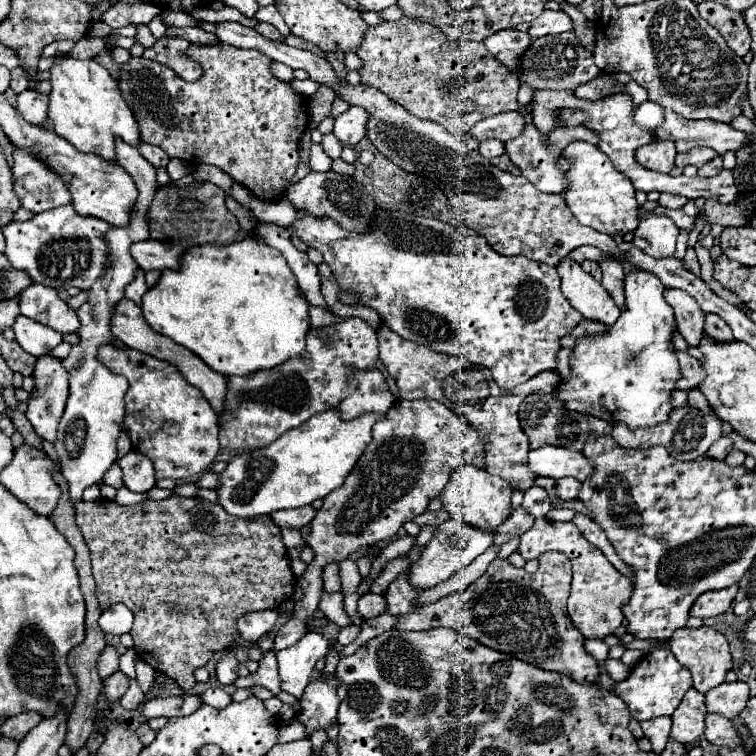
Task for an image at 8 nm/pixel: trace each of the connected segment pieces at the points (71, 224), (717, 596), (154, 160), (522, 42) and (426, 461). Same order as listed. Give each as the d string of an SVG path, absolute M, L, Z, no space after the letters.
M66 204L48 212L40 212L26 222L6 224L2 228L6 238L4 254L14 268L26 270L34 282L56 290L68 286L88 290L108 266L110 252L104 236L110 228L112 224L94 216L80 216L72 204Z
M732 584L732 588L722 588L716 592L704 592L704 596L700 596L700 600L696 600L696 604L692 606L690 614L702 620L724 614L736 596L736 588L738 584Z
M140 142L138 144L138 150L140 150L140 154L152 164L152 166L156 166L156 168L166 168L166 164L168 164L168 156L158 148L158 146L154 146L154 144L146 144L146 142Z
M516 28L498 30L492 36L488 36L488 40L484 40L488 52L512 70L518 68L518 58L524 54L524 50L530 46L530 42L532 42L530 36Z
M398 400L390 412L378 420L372 428L372 442L366 446L364 454L356 462L354 472L346 478L344 486L330 492L324 498L324 506L318 510L318 514L312 520L312 532L308 536L308 546L316 552L314 562L308 566L308 570L300 576L300 586L304 590L304 596L300 602L296 602L296 608L292 616L280 626L280 630L274 636L274 650L284 650L294 646L306 632L308 632L308 620L312 616L312 610L318 608L320 602L320 590L322 590L322 566L328 562L340 562L348 558L348 554L356 552L360 546L372 546L380 540L386 540L398 532L398 528L412 520L414 516L426 512L426 506L430 500L440 496L444 486L448 484L450 472L464 466L474 464L478 468L484 468L484 444L480 444L478 432L464 420L462 416L456 416L450 408L446 408L440 402L434 400Z

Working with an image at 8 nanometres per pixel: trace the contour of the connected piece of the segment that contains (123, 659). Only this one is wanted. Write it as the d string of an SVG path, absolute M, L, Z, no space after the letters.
M128 648L122 656L120 656L120 670L124 670L128 676L134 678L134 660L136 660L136 652L132 648Z

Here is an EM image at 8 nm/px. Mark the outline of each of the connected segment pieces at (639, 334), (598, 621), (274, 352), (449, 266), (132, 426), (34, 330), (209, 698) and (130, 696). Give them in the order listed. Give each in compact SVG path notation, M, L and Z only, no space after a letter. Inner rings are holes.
M646 270L628 272L624 276L624 288L626 288L626 312L620 314L616 324L608 326L606 336L584 338L574 346L574 354L570 358L572 376L564 380L560 390L556 390L556 398L562 400L568 410L592 414L612 424L624 422L628 428L654 426L658 422L668 420L668 414L672 410L670 392L676 388L676 380L680 376L676 356L672 356L674 346L670 342L676 322L672 316L672 308L662 296L664 286L650 272Z
M540 518L520 538L518 552L526 560L538 558L540 554L550 550L564 552L572 562L574 576L572 576L572 590L568 598L568 616L574 622L574 626L582 632L584 638L604 638L608 634L614 634L614 630L624 622L620 604L624 604L624 600L628 600L628 596L632 594L630 580L624 574L620 574L594 544L584 540L582 532L572 522L552 522Z
M256 238L224 246L202 244L188 248L180 258L180 268L164 270L158 284L142 298L142 314L156 332L200 354L206 364L212 364L212 370L224 376L246 376L262 368L274 368L288 356L300 354L306 348L306 332L310 330L308 306L284 256Z
M298 210L292 226L292 236L300 238L308 248L314 248L318 252L322 252L326 258L324 262L332 268L332 274L334 278L338 280L338 292L348 292L348 294L356 294L358 296L358 304L362 306L368 306L368 308L374 308L380 316L382 316L382 322L392 330L396 332L398 336L406 338L406 340L412 340L412 342L418 342L434 352L442 352L442 354L454 354L454 356L464 356L468 358L472 364L480 364L480 366L486 366L496 384L500 384L500 388L504 390L512 390L514 386L530 380L532 376L536 376L538 372L544 372L544 370L556 370L556 354L558 350L562 348L560 346L560 340L572 332L580 320L582 320L582 314L576 312L570 302L562 296L560 292L560 278L556 276L556 268L554 266L548 266L548 264L536 264L532 260L528 260L526 256L514 256L514 258L508 258L508 256L500 256L498 252L492 250L492 246L480 238L478 232L470 230L470 228L464 228L464 226L450 226L446 222L440 222L436 218L420 218L420 216L404 216L404 212L390 212L390 210L380 210L374 218L372 218L372 224L370 224L370 230L364 232L364 234L358 234L358 232L348 232L346 228L342 228L336 220L332 220L330 216L312 216L310 212L306 210Z
M114 344L100 346L98 360L110 368L110 372L124 376L130 384L120 428L128 434L132 450L140 450L140 454L154 462L156 480L190 478L210 468L218 456L218 414L174 364Z
M18 316L12 324L12 330L16 334L16 342L32 356L42 356L44 352L50 352L54 350L62 340L64 336L32 318L26 318L26 316Z
M218 688L218 690L206 690L206 692L202 694L202 700L204 700L206 704L214 706L214 708L226 708L226 706L232 702L232 698L230 698L222 688Z
M130 680L130 686L126 690L126 694L120 698L120 704L126 708L126 710L136 710L140 704L144 702L144 694L140 690L140 684L136 680Z

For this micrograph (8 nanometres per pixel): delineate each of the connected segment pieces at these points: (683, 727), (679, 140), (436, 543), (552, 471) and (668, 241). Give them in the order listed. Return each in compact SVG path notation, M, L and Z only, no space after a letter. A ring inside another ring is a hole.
M692 688L672 714L672 734L670 736L682 744L700 740L700 736L704 734L704 712L706 712L704 694Z
M664 110L666 118L660 128L656 128L658 138L672 138L678 152L690 152L694 148L714 148L718 154L728 150L738 150L748 142L748 134L728 128L724 122L716 120L686 120L672 110Z
M452 518L446 520L444 524L440 524L434 530L434 536L428 542L428 546L424 548L422 558L410 568L410 582L422 590L422 588L432 588L432 586L448 580L452 574L456 574L458 570L468 566L476 556L480 556L488 546L492 546L494 538L496 538L496 530L474 528L466 522L456 522Z
M542 446L528 452L528 470L538 476L548 478L564 478L572 476L576 480L584 480L592 472L592 464L584 460L582 452L574 452L560 446Z
M650 216L638 224L632 246L644 250L652 258L668 258L676 250L678 232L678 226L670 218Z

